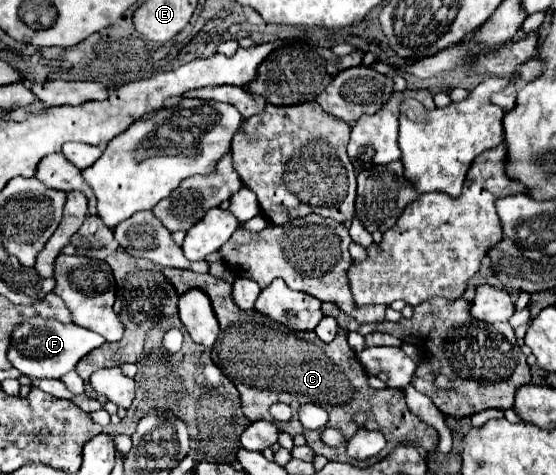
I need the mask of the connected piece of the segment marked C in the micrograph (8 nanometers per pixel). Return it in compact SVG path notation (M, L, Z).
M162 269L166 279L174 283L178 295L184 295L188 289L202 289L212 301L216 319L220 323L218 343L212 347L212 361L222 369L226 377L232 379L240 391L244 415L250 421L270 419L272 403L288 403L294 411L294 417L288 421L288 429L282 429L290 435L306 433L298 421L298 411L306 403L314 403L328 413L328 427L338 427L346 437L356 433L352 423L352 413L366 411L370 415L370 431L378 431L386 437L388 449L398 445L416 443L426 451L434 451L438 445L438 433L434 427L426 425L416 413L406 405L402 389L376 391L368 385L368 375L358 363L358 357L346 345L346 331L342 329L332 343L322 343L314 331L292 333L282 323L274 323L256 311L244 311L234 305L230 299L230 283L222 277L212 277L208 273L200 275L190 269Z

